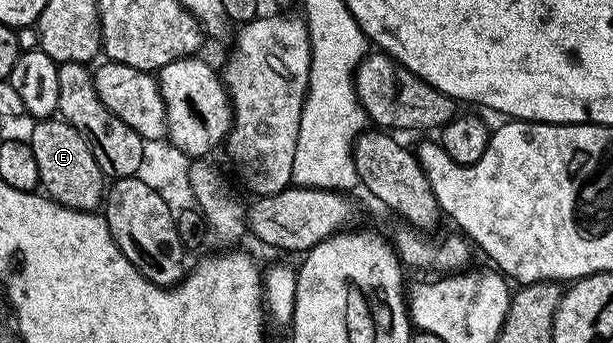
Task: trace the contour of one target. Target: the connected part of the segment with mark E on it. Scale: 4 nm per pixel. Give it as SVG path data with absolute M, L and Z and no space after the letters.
M58 116L43 118L33 125L28 141L32 156L36 156L38 181L45 193L61 206L71 206L73 210L97 211L104 202L104 175L100 164L96 164L92 156L88 140L84 140L80 131Z

